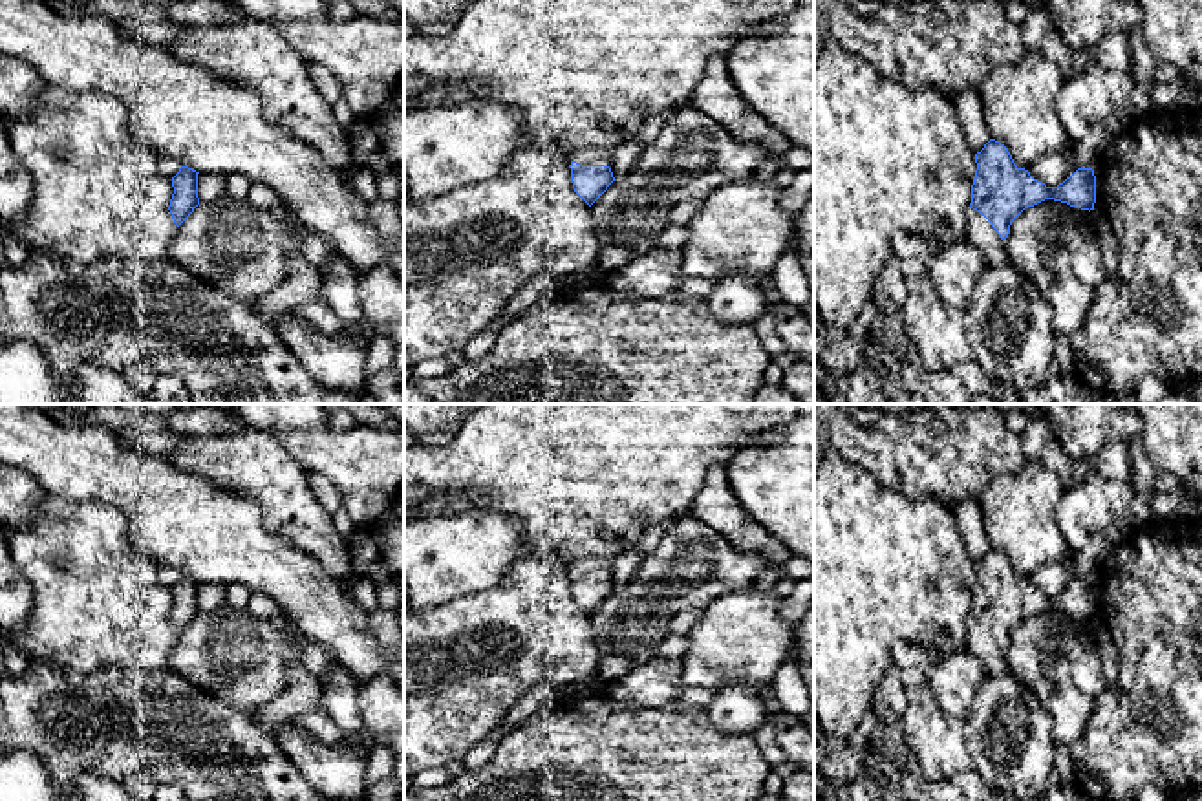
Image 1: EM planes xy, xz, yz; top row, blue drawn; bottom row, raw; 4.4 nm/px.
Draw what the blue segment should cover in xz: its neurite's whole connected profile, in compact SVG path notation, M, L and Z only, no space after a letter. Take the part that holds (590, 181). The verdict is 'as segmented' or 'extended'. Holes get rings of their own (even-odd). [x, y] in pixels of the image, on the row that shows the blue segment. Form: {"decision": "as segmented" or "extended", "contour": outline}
{"decision": "extended", "contour": "M587 148L571 155L571 183L574 192L591 207L615 181L613 150Z"}

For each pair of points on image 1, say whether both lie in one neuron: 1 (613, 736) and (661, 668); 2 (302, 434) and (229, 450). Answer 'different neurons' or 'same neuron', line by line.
1: different neurons
2: different neurons

